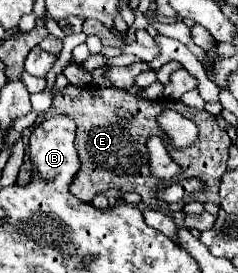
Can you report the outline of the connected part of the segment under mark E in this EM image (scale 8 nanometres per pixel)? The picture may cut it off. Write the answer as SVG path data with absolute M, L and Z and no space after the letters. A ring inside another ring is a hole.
M95 83L85 87L67 85L53 99L51 109L43 117L67 115L77 123L77 149L81 155L81 169L73 177L71 193L81 201L91 201L97 193L105 193L109 189L135 191L143 197L143 203L149 207L157 207L161 211L181 211L183 203L165 203L157 197L161 187L167 187L169 181L161 181L151 175L147 159L145 159L145 143L151 135L157 135L157 113L163 109L163 103L149 101L145 97L131 95L123 89L115 87L99 87ZM127 107L133 113L133 121L123 121L117 117L115 109Z

